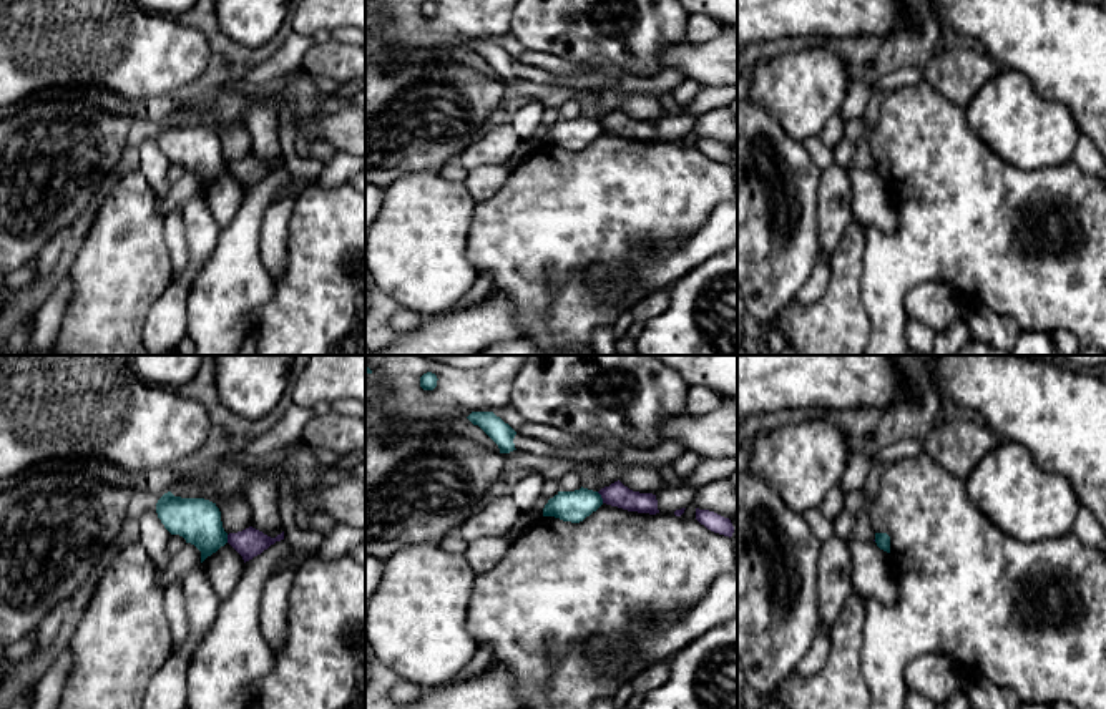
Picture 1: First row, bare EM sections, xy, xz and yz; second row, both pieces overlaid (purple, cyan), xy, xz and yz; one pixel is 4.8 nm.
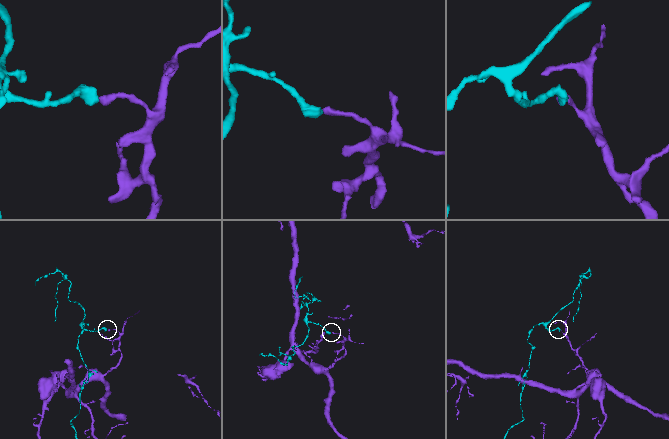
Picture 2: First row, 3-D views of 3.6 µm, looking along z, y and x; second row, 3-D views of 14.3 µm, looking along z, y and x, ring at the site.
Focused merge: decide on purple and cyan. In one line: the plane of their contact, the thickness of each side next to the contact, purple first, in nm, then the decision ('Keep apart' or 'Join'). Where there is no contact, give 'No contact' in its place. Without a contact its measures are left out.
Touches purple in xz. Thickness 110 nm (purple) against 150 nm. Keep apart

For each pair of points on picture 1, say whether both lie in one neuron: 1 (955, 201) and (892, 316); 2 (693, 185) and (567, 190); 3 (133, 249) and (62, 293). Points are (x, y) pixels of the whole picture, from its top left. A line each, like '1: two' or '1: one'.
1: one
2: one
3: two

